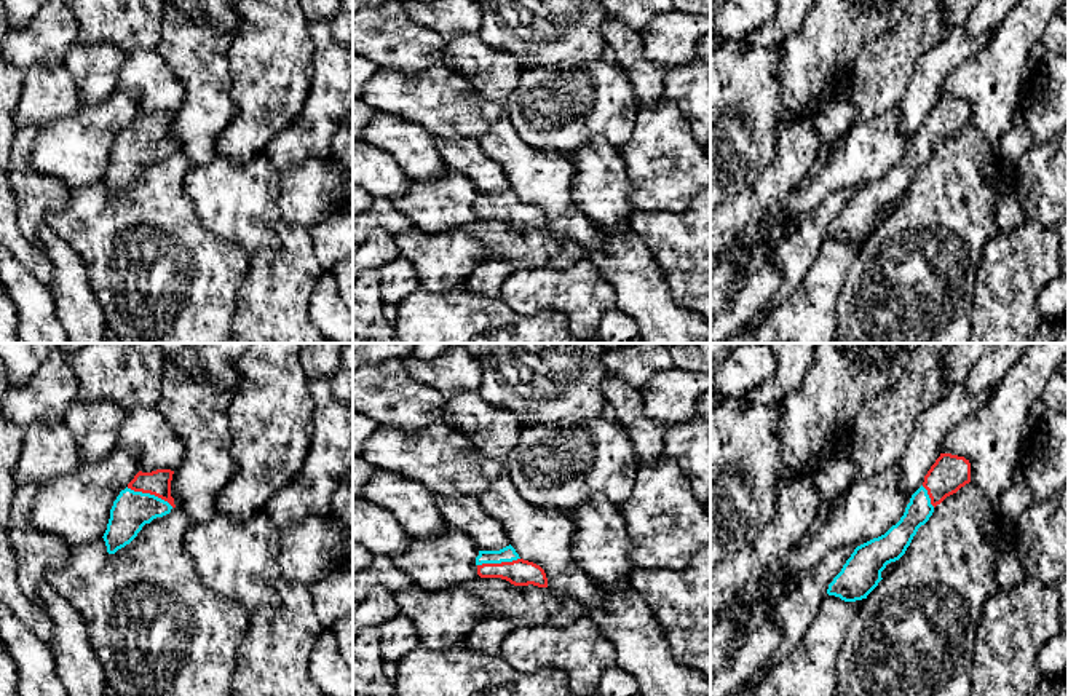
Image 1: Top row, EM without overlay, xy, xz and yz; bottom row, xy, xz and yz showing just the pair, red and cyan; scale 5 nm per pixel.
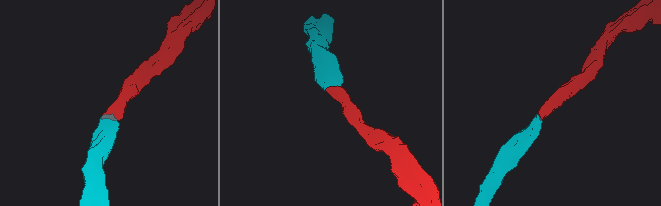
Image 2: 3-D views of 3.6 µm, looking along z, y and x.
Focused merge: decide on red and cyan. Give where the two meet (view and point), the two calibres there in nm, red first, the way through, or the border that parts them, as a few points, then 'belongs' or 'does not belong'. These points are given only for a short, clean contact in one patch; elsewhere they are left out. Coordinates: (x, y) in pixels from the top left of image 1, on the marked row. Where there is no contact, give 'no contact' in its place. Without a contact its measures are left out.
meets red in xy at (150, 494); 130 nm thick on the red side, 190 nm on the other; runs through xy (157, 482), (150, 494), (131, 510); belongs

